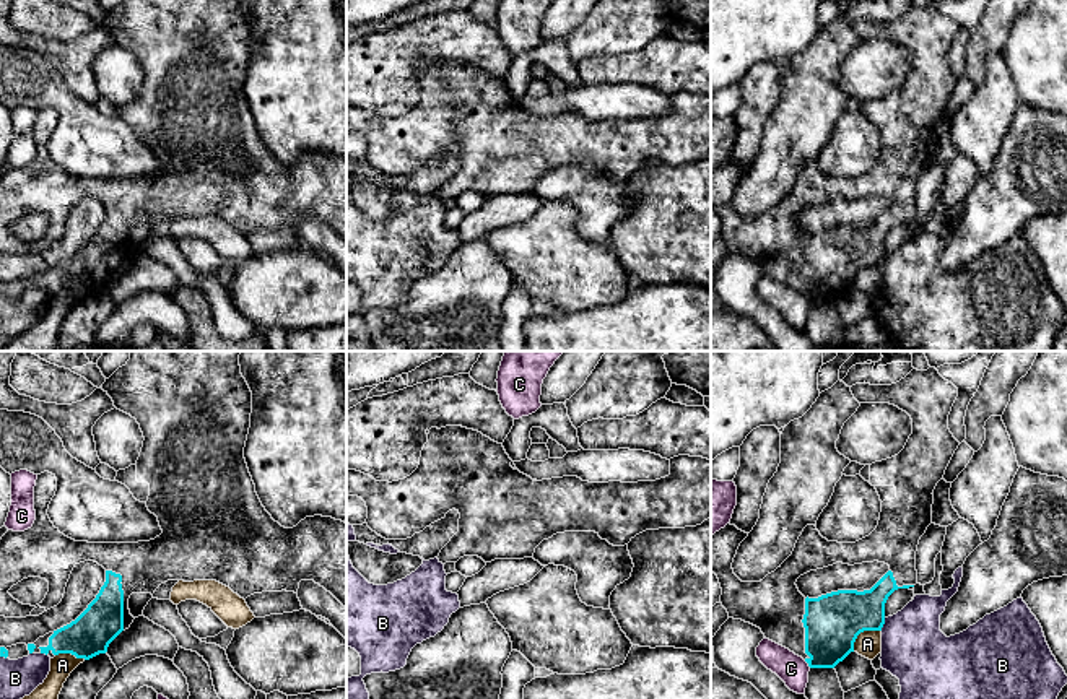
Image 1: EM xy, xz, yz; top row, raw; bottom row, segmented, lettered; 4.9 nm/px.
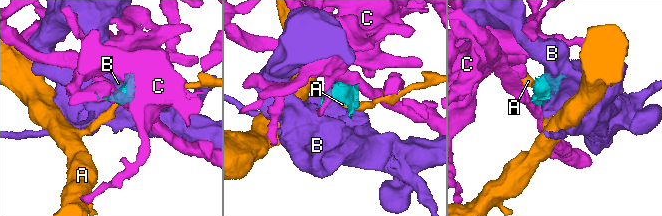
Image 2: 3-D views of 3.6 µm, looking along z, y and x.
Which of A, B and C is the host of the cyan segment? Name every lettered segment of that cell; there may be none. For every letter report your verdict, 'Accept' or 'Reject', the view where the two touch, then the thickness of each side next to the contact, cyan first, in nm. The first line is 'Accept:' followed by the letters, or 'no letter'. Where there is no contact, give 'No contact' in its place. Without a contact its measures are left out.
Accept: no letter
A: Reject. Touches cyan in yz. Thickness 280 nm (cyan) against 130 nm
B: Reject. Touches cyan in yz. Thickness 280 nm (cyan) against 320 nm
C: Reject. Touches cyan in yz. Thickness 280 nm (cyan) against 150 nm

